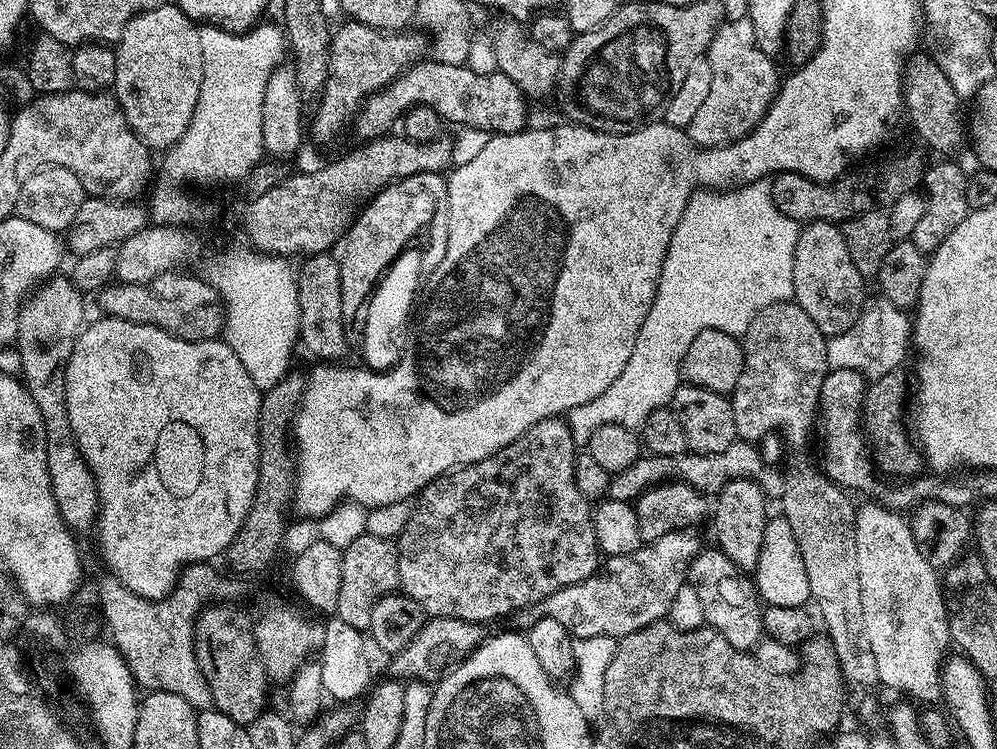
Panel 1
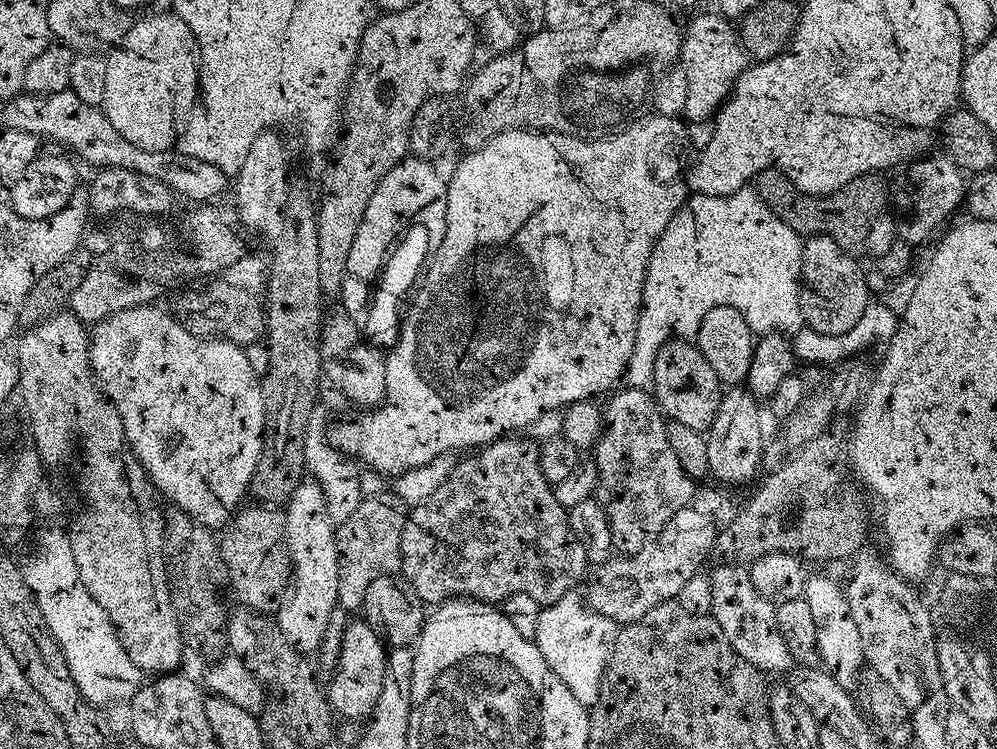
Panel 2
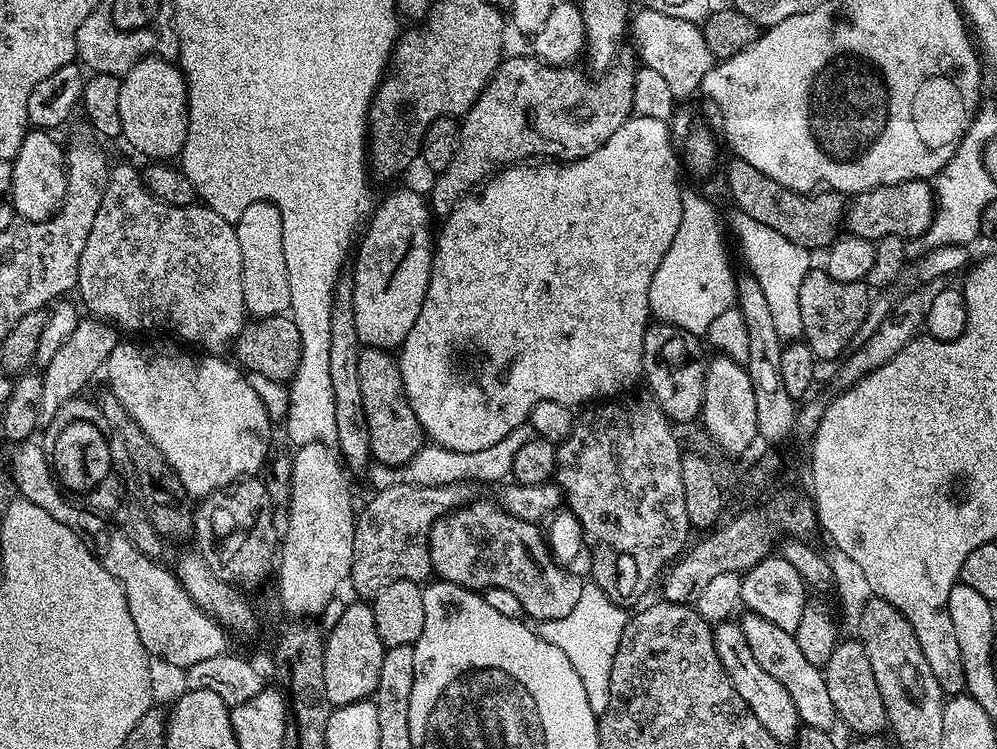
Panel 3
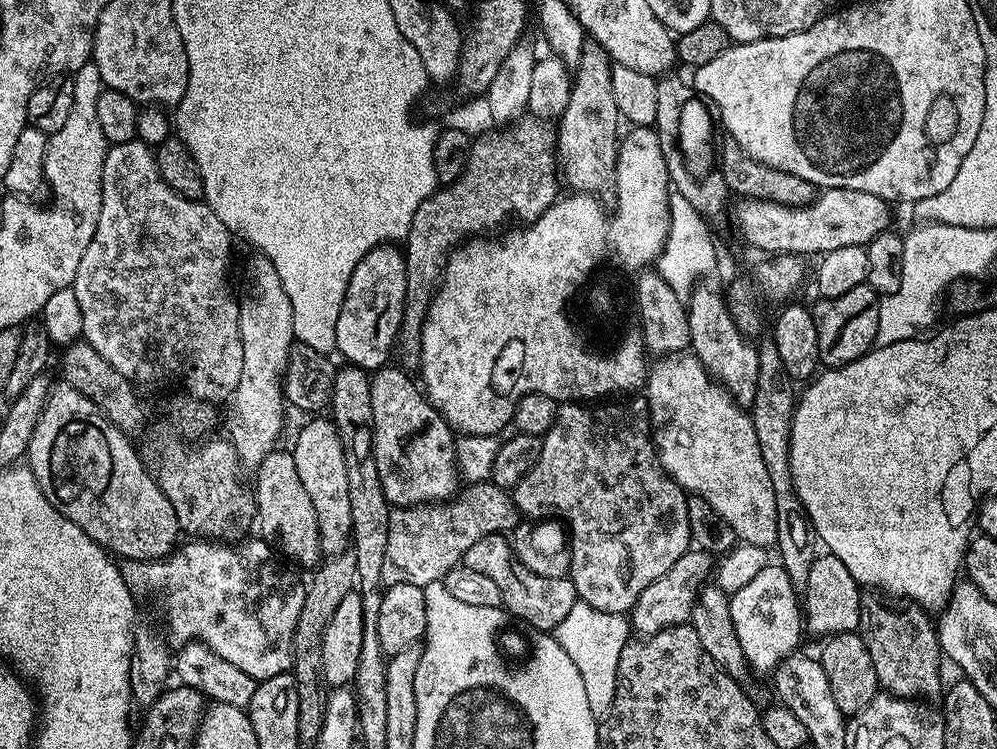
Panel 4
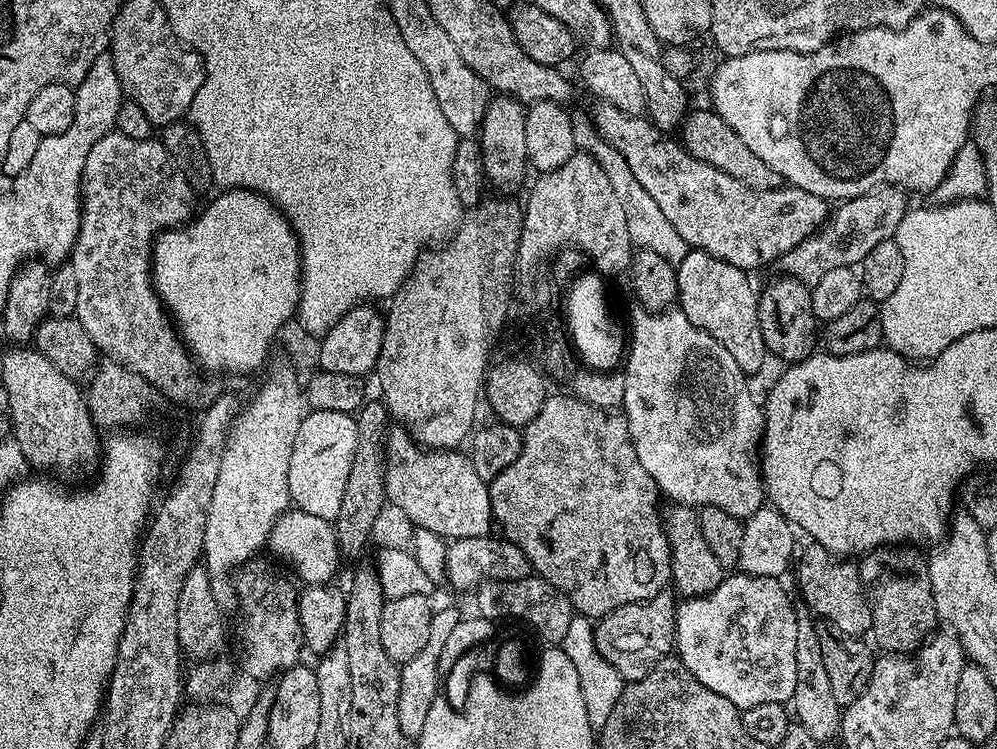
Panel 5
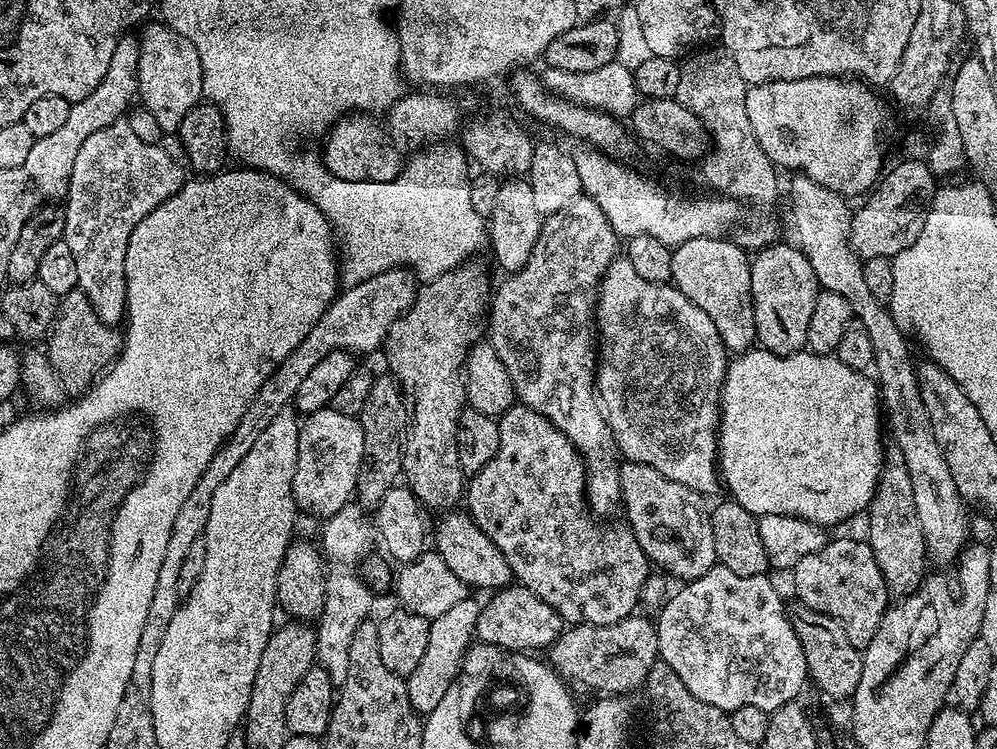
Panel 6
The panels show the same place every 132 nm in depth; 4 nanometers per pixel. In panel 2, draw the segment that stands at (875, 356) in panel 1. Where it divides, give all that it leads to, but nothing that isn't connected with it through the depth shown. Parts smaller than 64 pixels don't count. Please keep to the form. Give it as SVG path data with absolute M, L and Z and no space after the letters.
M908 272L903 277L897 279L895 284L888 292L884 293L880 300L871 299L866 310L863 311L862 318L855 324L854 330L848 330L846 334L824 335L818 334L812 328L804 326L793 335L793 355L797 361L802 360L806 364L836 364L838 366L870 347L872 347L880 337L891 338L896 333L907 306L910 306L911 296L915 293L920 277L917 273Z

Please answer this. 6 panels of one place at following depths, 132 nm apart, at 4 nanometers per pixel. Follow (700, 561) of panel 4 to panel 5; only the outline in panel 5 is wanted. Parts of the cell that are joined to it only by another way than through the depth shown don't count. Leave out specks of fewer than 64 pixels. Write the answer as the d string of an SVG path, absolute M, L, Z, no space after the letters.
M665 590L654 594L654 598L649 600L618 606L618 610L595 621L598 654L602 654L602 658L606 658L610 666L614 666L614 670L618 670L625 682L646 678L652 665L673 651L676 642L677 603L677 597Z

